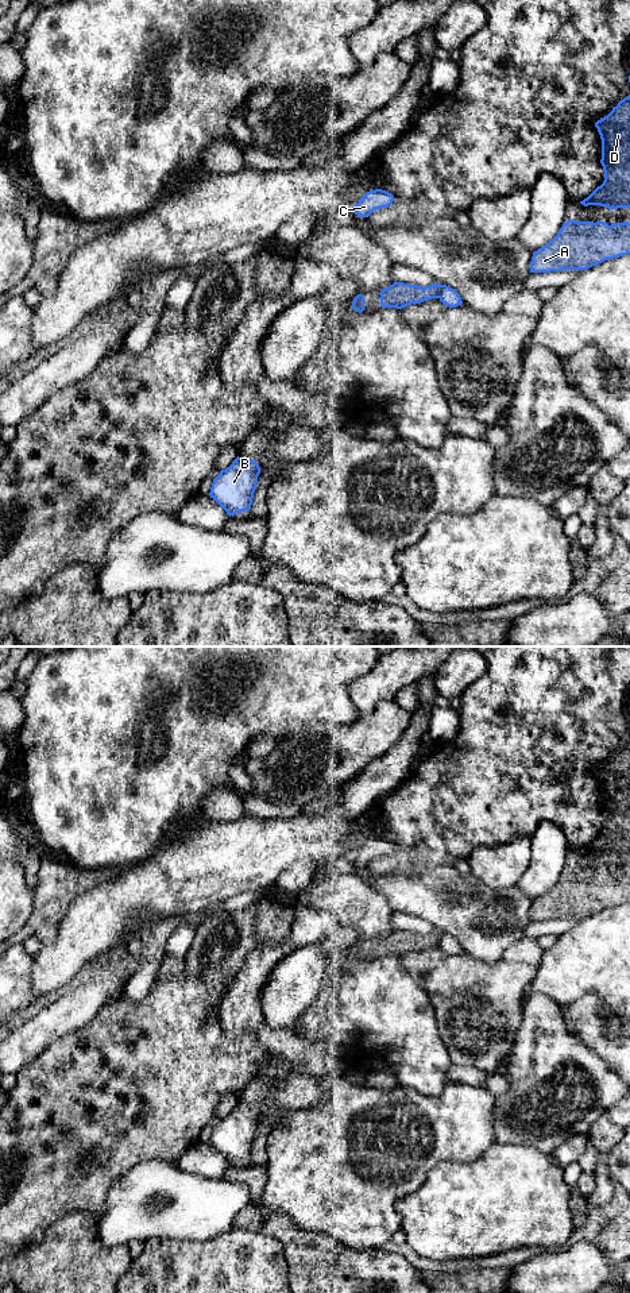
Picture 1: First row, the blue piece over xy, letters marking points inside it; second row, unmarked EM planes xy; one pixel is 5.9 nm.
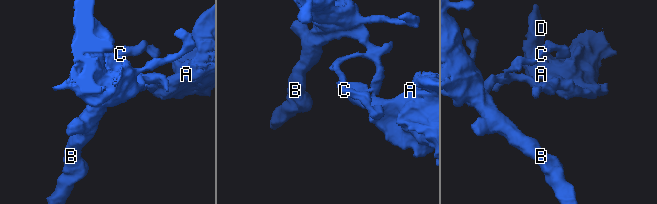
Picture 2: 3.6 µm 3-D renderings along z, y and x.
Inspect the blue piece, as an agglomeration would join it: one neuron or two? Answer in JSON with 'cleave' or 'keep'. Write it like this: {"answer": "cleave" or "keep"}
{"answer": "cleave"}

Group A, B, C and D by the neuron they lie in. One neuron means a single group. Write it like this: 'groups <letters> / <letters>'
groups A D / B C

